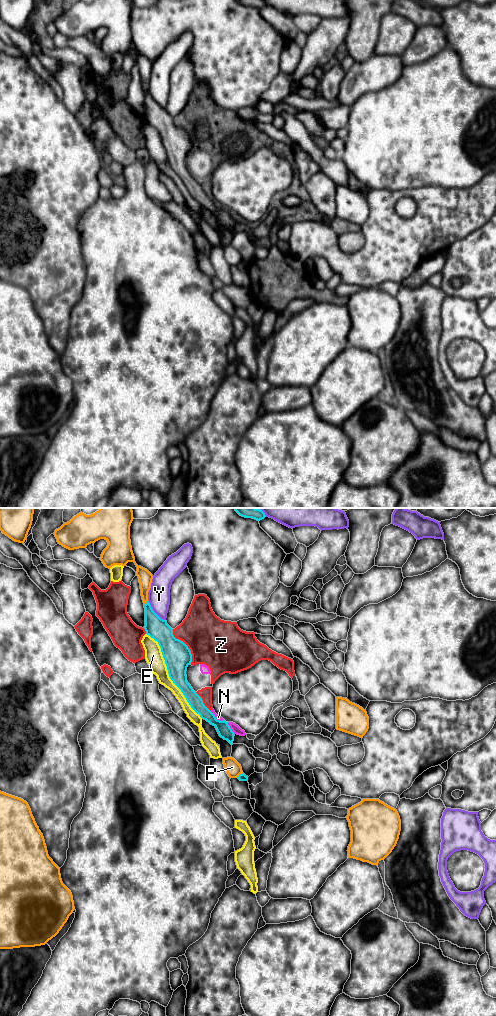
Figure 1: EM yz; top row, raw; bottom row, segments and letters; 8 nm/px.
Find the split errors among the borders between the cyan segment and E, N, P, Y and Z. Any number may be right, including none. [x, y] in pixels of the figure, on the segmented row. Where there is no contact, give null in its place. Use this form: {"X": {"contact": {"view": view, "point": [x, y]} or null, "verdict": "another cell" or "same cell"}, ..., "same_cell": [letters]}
{"E": {"contact": {"view": "yz", "point": [169, 675]}, "verdict": "another cell"}, "N": {"contact": {"view": "yz", "point": [230, 728]}, "verdict": "another cell"}, "P": {"contact": {"view": "yz", "point": [240, 774]}, "verdict": "another cell"}, "Y": {"contact": {"view": "yz", "point": [153, 611]}, "verdict": "another cell"}, "Z": {"contact": {"view": "yz", "point": [186, 645]}, "verdict": "another cell"}, "same_cell": []}

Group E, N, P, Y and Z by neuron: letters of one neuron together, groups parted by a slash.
E / N Z / P / Y

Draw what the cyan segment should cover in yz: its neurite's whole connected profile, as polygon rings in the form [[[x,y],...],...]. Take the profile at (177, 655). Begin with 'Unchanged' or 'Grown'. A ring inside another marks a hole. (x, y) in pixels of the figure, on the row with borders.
Unchanged. [[[149,601],[144,605],[146,634],[158,642],[168,674],[173,683],[181,690],[191,708],[200,717],[213,725],[219,736],[231,745],[234,732],[225,720],[217,720],[215,715],[204,705],[202,698],[193,690],[187,681],[187,667],[192,662],[192,654],[188,646],[173,635],[173,629],[166,620],[161,619],[152,609]]]

